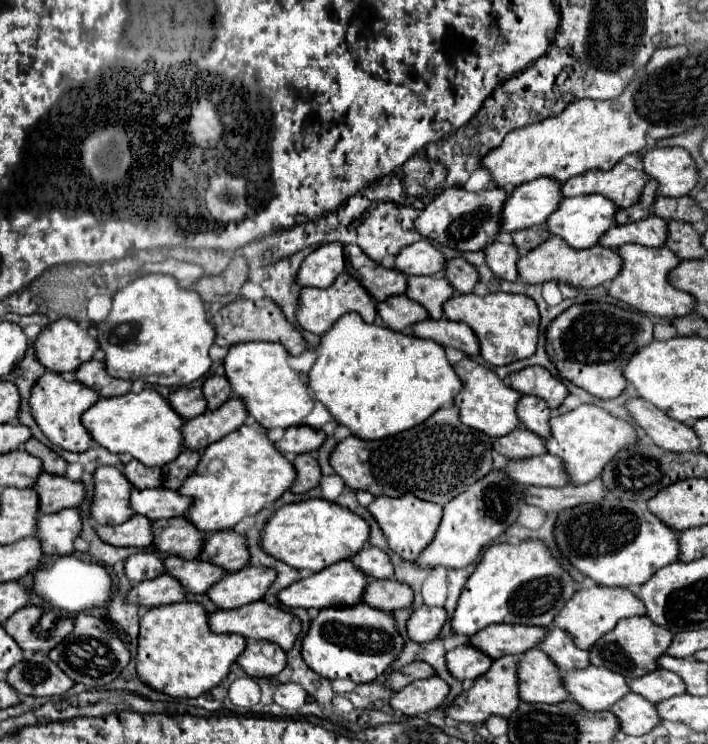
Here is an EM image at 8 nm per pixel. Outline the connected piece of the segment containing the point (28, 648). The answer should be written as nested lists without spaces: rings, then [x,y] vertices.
[[[24,606],[4,622],[4,630],[24,652],[50,652],[72,632],[72,620],[68,616],[58,616],[52,628],[40,628],[42,614],[44,610],[40,606]]]

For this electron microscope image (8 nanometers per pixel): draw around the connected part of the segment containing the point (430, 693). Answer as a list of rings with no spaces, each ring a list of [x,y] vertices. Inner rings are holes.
[[[430,676],[408,684],[400,692],[394,692],[390,698],[390,706],[392,710],[400,710],[404,716],[418,716],[422,712],[440,708],[446,696],[448,684],[438,676]]]

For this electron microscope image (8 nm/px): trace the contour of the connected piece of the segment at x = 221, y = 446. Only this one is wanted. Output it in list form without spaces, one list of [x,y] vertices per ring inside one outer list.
[[[244,424],[210,444],[202,452],[196,470],[180,486],[178,494],[192,500],[184,518],[204,534],[230,530],[244,516],[254,516],[266,504],[278,500],[292,486],[292,476],[296,476],[296,472],[292,472],[292,462],[276,450],[260,424]]]

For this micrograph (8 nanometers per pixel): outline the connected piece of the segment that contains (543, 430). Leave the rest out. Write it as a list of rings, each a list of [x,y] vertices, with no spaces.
[[[520,396],[516,404],[516,414],[520,424],[524,424],[530,432],[544,438],[548,436],[548,420],[550,420],[550,408],[542,404],[540,398],[534,396]]]

